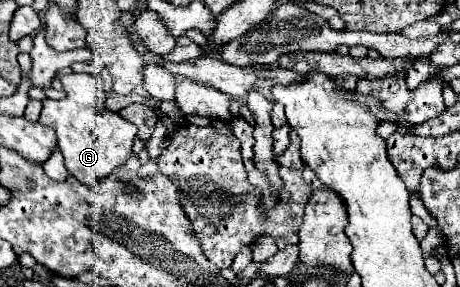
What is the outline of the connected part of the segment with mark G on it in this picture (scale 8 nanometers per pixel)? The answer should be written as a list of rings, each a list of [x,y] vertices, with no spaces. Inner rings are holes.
[[[73,72],[69,76],[61,76],[61,82],[65,98],[61,100],[45,98],[39,122],[55,130],[57,144],[65,156],[65,168],[83,184],[95,186],[117,164],[125,162],[131,156],[137,128],[125,118],[121,118],[117,112],[105,108],[107,96],[103,92],[101,76]]]

